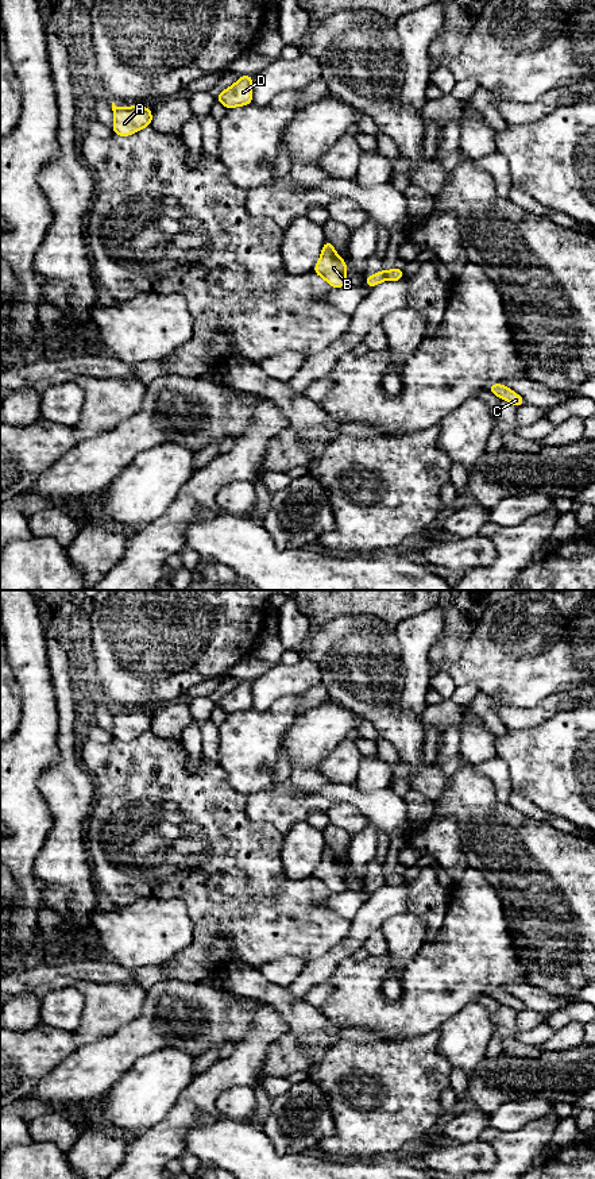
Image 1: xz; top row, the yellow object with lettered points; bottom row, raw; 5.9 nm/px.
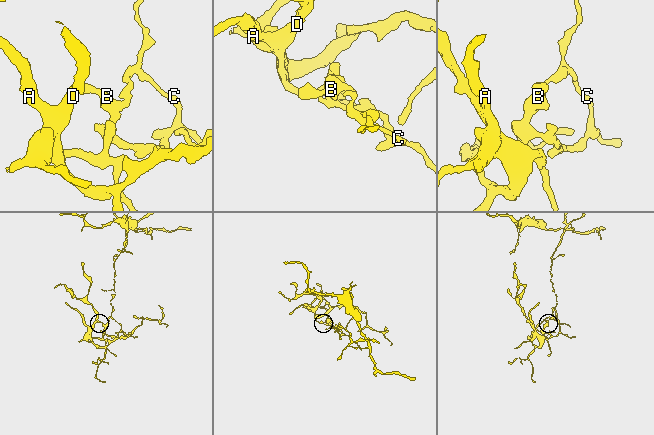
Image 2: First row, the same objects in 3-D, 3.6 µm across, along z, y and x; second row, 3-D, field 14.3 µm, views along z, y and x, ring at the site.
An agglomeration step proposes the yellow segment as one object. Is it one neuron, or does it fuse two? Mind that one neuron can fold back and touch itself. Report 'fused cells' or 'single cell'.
fused cells

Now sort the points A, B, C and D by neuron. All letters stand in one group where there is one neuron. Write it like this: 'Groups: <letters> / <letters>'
Groups: A B D / C

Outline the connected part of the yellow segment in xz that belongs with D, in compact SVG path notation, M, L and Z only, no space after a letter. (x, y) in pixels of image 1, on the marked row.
M242 76L233 85L223 90L216 100L227 109L233 107L243 107L252 103L252 77Z

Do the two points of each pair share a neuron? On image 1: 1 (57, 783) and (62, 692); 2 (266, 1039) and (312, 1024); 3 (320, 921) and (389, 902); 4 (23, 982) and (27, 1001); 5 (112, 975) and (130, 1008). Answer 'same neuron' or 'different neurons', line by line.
1: same neuron
2: different neurons
3: different neurons
4: different neurons
5: different neurons

